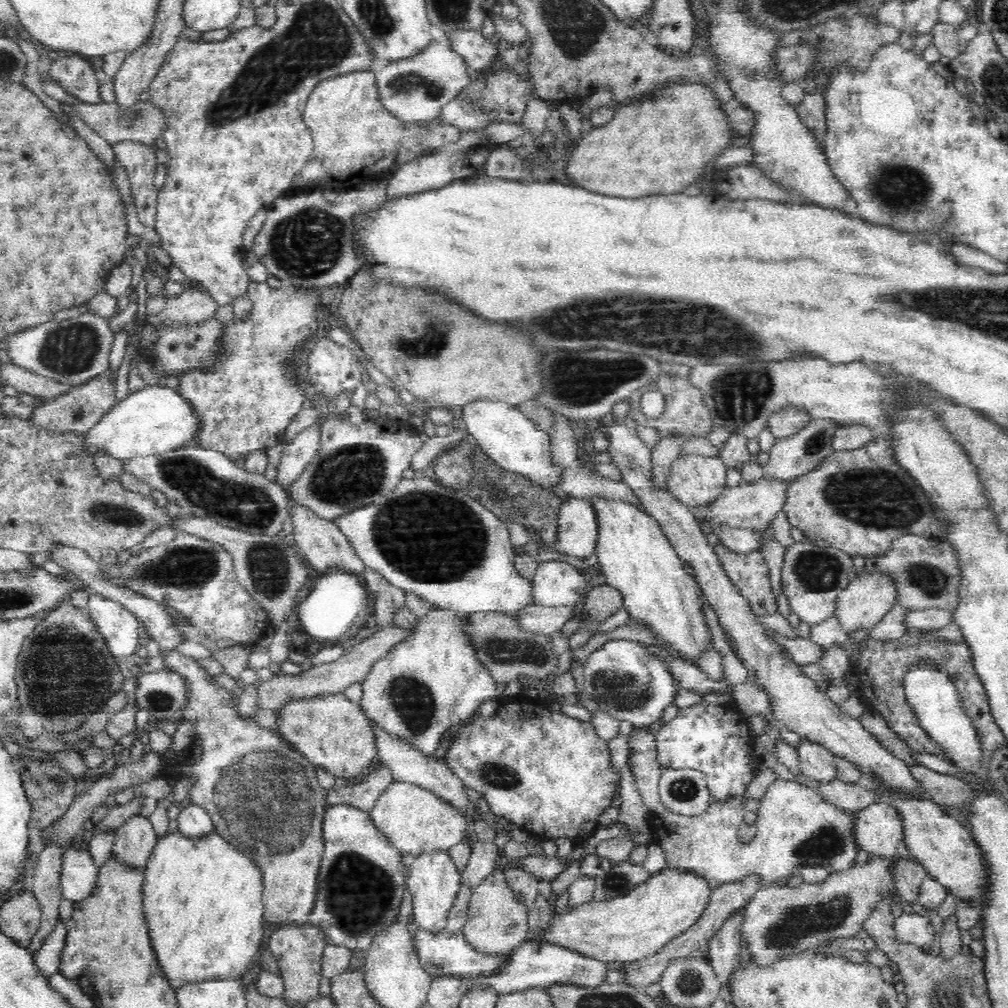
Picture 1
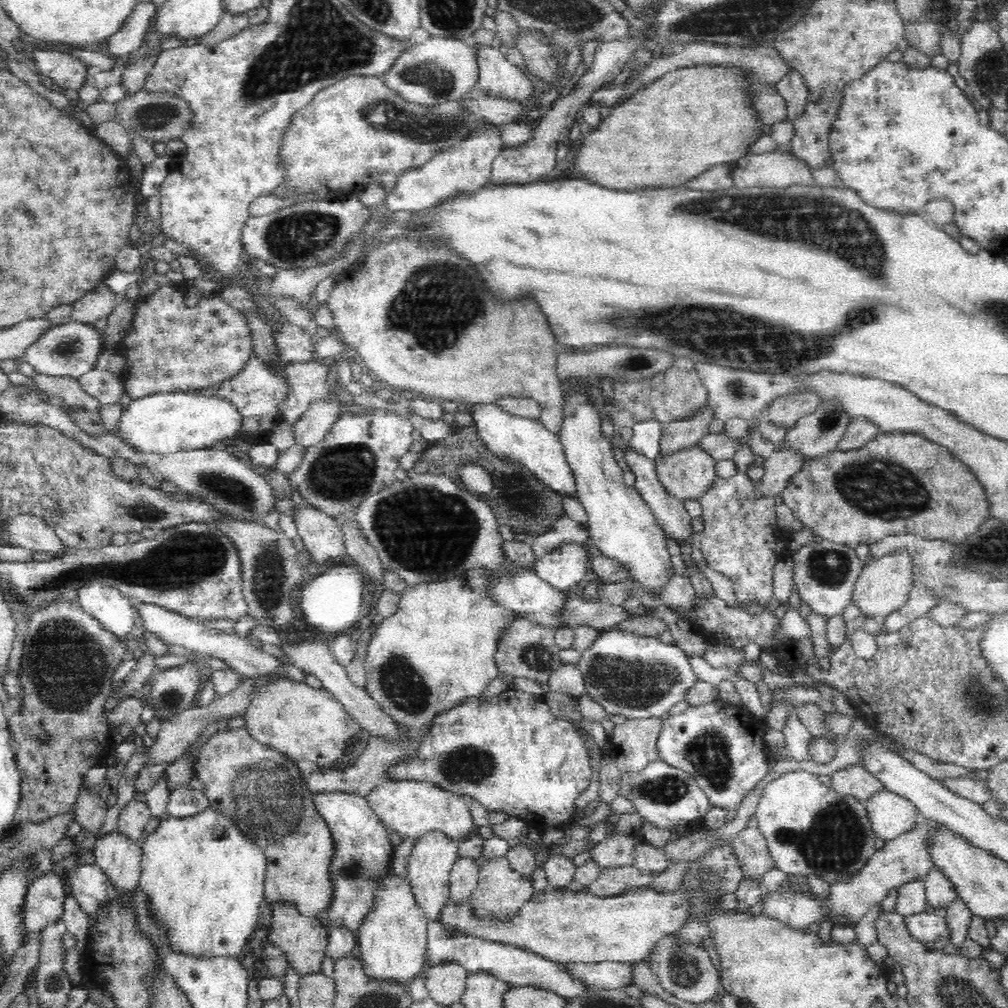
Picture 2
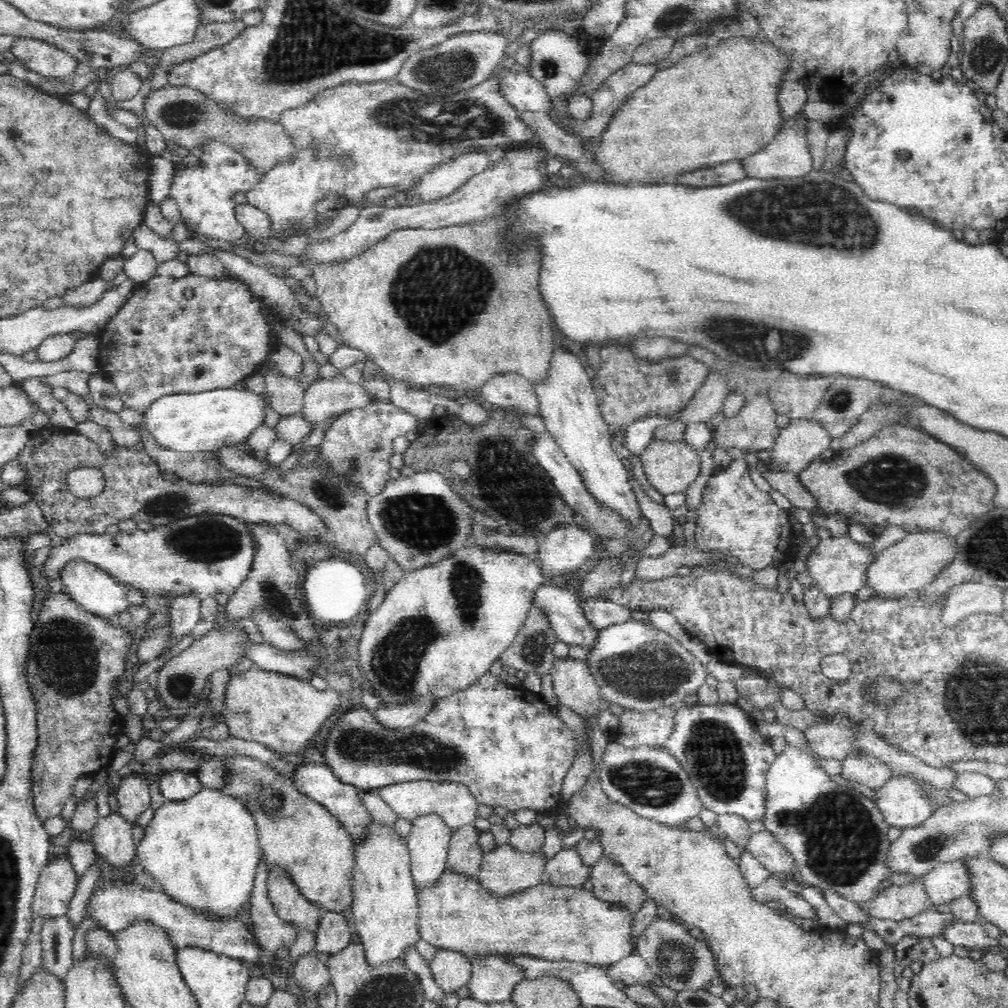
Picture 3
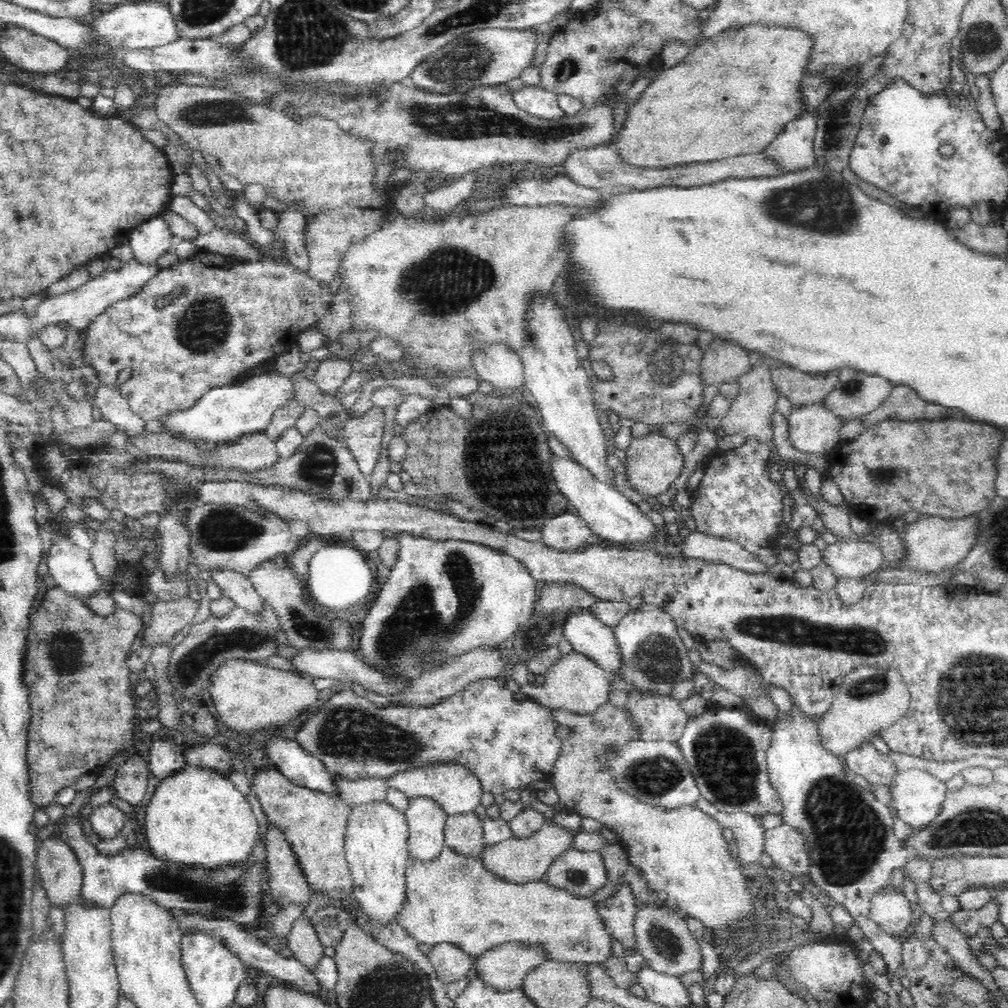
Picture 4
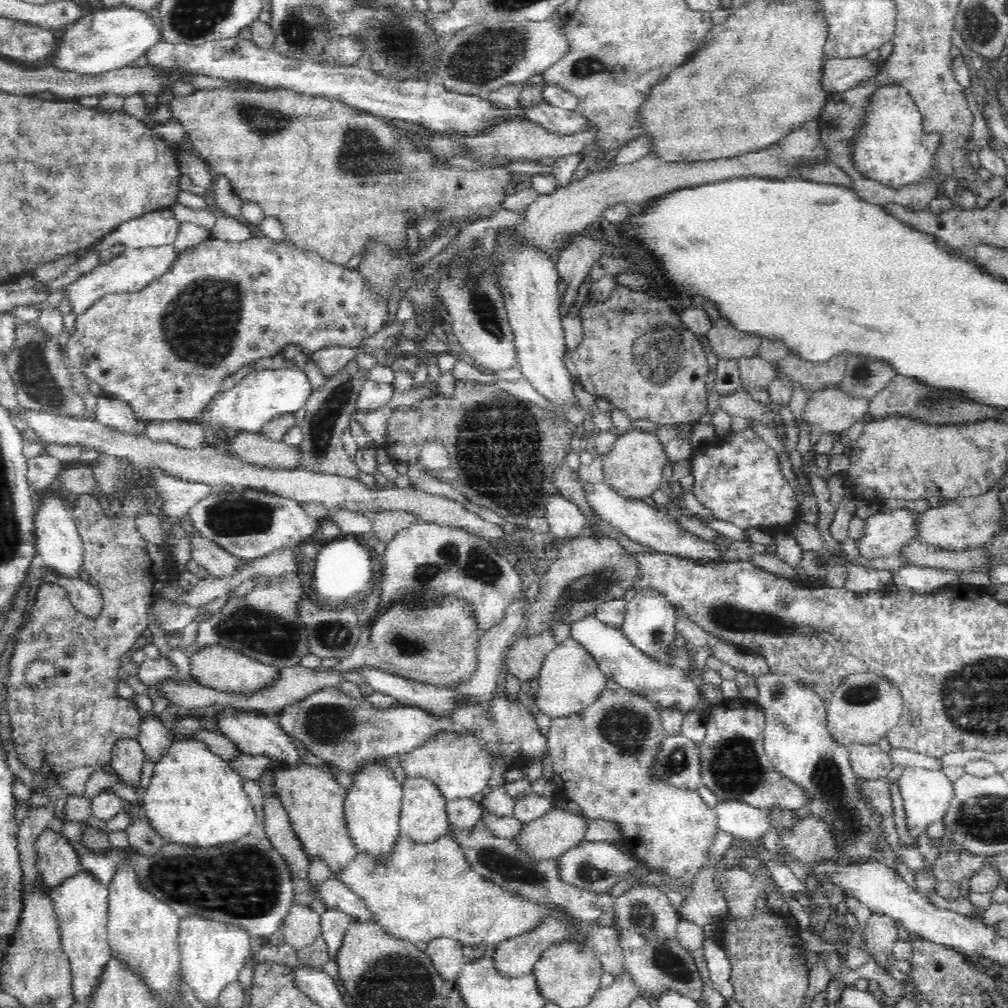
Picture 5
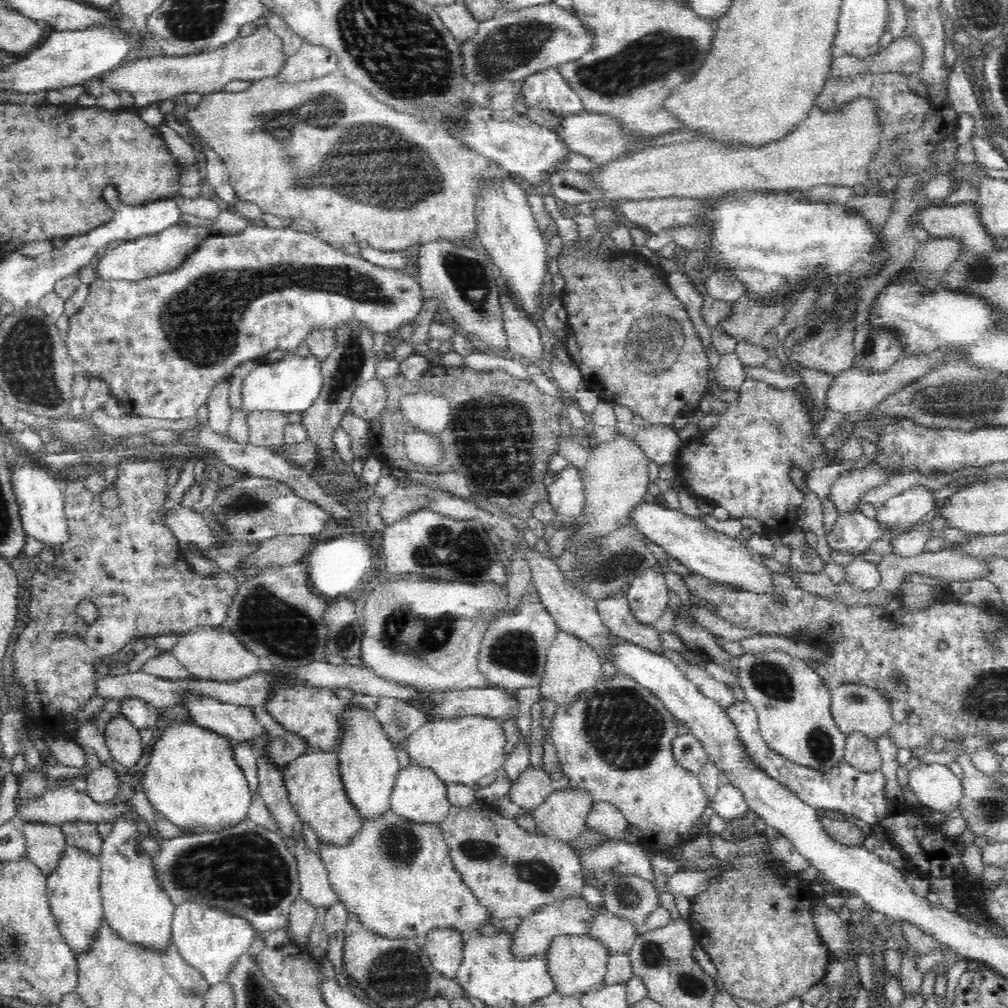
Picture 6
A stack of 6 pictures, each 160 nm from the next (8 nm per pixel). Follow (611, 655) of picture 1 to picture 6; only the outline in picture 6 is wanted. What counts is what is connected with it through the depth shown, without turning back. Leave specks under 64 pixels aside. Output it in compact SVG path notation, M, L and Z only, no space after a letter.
M648 568L636 576L627 595L633 614L645 624L652 625L668 611L669 588L663 570Z

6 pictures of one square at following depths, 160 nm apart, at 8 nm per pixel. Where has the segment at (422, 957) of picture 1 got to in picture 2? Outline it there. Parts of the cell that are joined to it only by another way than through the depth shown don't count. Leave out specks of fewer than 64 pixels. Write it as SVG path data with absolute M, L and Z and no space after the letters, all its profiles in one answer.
M436 920L429 921L429 938L425 958L430 961L430 966L439 963L443 959L456 959L466 967L469 973L475 973L479 970L488 971L506 981L510 986L541 987L542 989L554 991L569 1000L581 1000L597 987L600 987L598 985L590 985L584 979L576 977L564 964L546 960L517 946L490 942L473 936L465 936L465 934L450 936Z

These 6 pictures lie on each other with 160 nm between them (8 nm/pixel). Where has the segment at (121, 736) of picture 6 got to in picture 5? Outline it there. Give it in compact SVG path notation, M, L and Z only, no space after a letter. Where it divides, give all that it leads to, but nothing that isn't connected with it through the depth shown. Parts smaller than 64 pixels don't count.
M119 738L112 746L111 762L119 780L128 786L138 786L146 755L137 738Z

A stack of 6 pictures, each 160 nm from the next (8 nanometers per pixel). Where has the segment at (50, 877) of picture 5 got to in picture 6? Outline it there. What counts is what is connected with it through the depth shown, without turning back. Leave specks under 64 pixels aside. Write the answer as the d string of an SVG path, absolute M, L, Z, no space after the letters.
M19 822L26 846L26 857L48 876L66 848L61 827L50 823Z

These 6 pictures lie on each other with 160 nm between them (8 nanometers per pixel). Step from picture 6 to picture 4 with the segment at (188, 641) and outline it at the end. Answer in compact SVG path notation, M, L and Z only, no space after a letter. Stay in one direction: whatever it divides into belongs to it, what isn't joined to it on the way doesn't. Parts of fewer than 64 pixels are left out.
M229 658L221 662L209 676L207 686L221 721L228 728L244 734L283 728L318 700L320 691L312 684L313 678L300 676L296 671L286 671L262 665L259 661Z

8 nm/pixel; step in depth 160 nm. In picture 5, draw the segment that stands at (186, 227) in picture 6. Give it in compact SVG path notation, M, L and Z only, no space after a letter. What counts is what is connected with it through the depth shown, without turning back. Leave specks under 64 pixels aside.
M174 243L142 248L126 247L122 254L113 256L112 260L106 264L100 263L92 272L84 273L76 281L65 287L66 295L72 301L72 310L79 315L103 294L139 291L153 280L166 274L180 253Z

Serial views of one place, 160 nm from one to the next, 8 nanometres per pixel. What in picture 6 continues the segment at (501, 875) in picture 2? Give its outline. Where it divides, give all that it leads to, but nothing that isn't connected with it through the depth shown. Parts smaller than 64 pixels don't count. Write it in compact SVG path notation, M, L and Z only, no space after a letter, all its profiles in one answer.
M584 787L554 790L538 808L532 811L541 826L539 834L559 841L573 839L586 824L587 814L592 808L592 795Z

